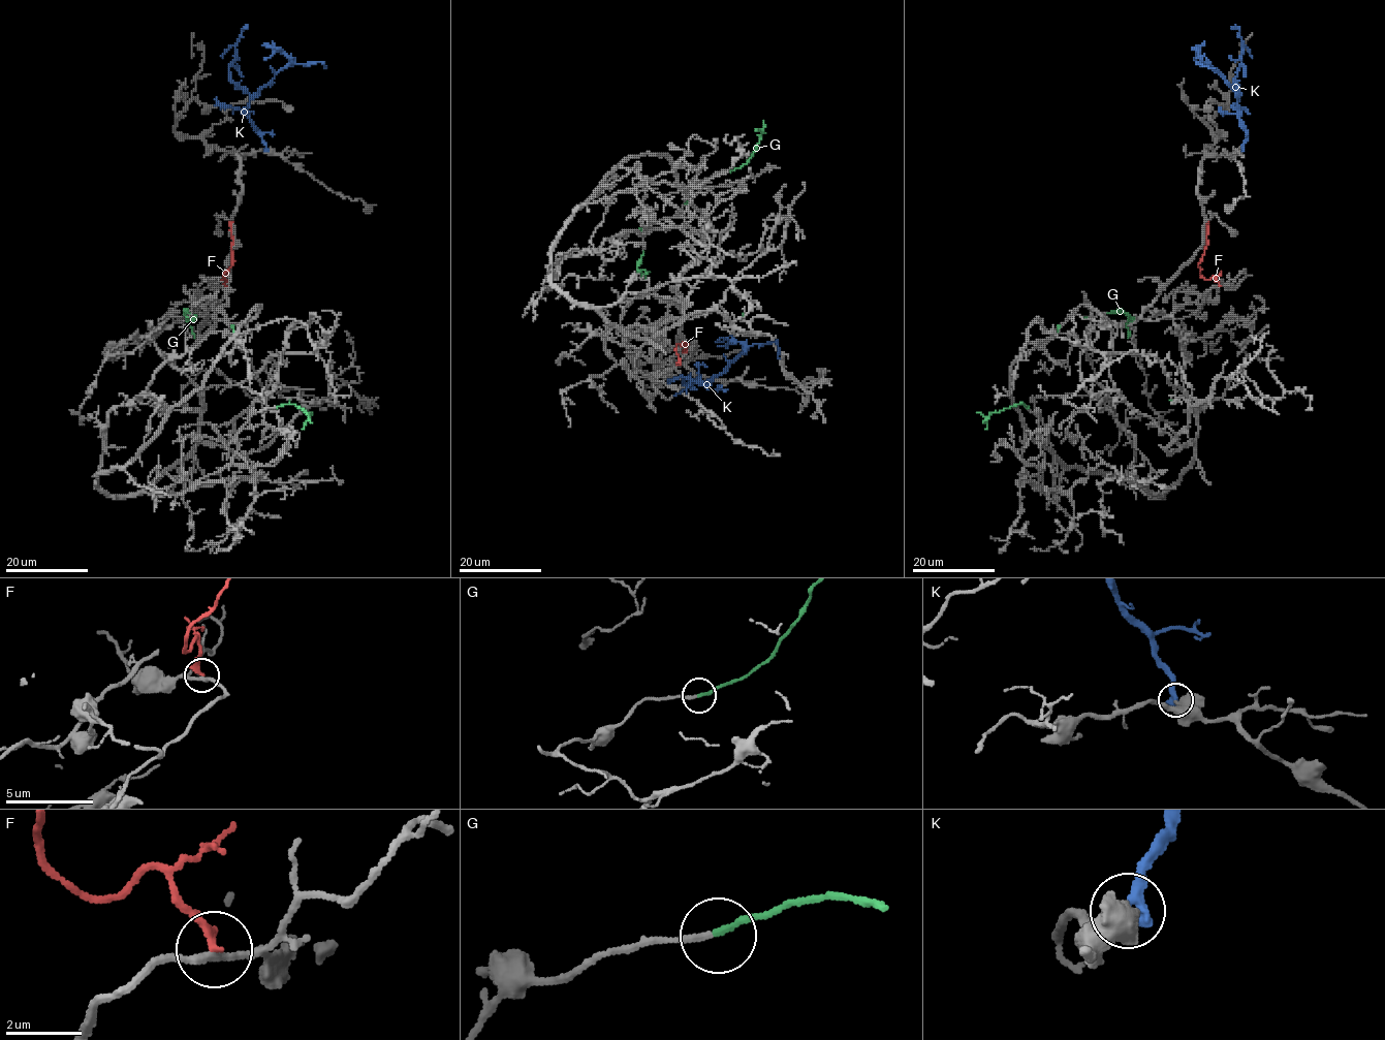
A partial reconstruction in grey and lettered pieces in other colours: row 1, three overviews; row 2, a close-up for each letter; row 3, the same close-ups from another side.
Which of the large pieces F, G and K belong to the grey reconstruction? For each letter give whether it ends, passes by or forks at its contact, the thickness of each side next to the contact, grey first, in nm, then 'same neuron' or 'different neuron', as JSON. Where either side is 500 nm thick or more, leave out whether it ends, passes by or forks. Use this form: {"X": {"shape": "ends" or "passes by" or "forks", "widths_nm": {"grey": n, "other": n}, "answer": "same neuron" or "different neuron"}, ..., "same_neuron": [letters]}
{"F": {"shape": "ends", "widths_nm": {"grey": 190, "other": 260}, "answer": "different neuron"}, "G": {"shape": "ends", "widths_nm": {"grey": 170, "other": 170}, "answer": "different neuron"}, "K": {"widths_nm": {"grey": 600, "other": 360}, "answer": "different neuron"}, "same_neuron": []}

